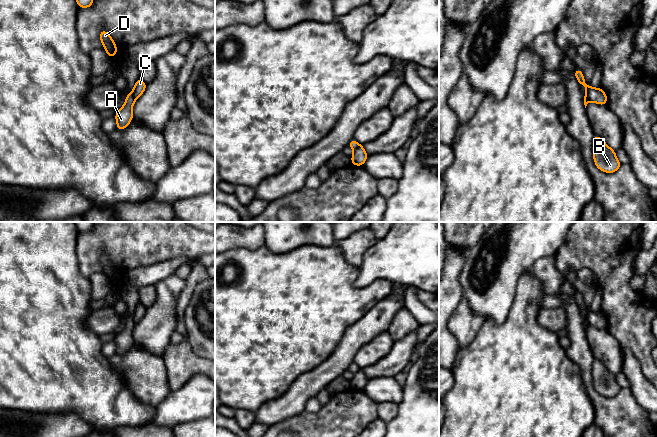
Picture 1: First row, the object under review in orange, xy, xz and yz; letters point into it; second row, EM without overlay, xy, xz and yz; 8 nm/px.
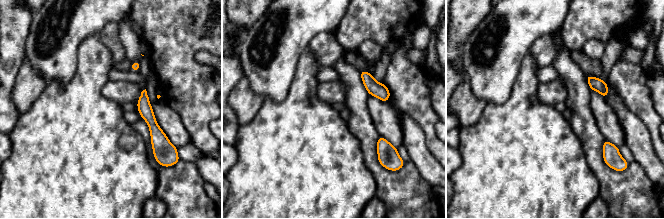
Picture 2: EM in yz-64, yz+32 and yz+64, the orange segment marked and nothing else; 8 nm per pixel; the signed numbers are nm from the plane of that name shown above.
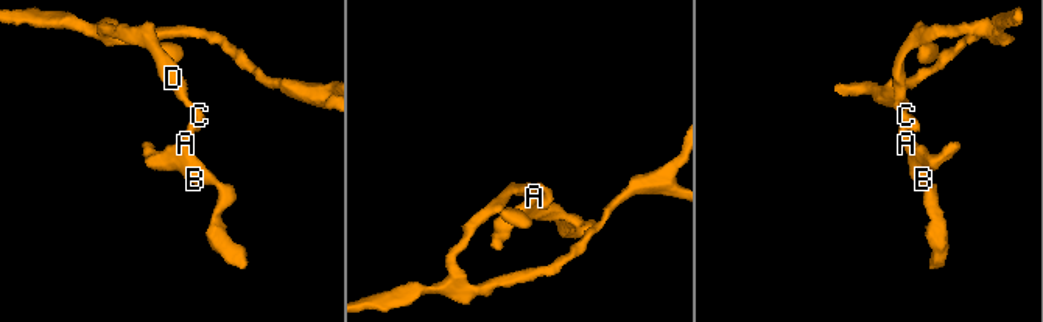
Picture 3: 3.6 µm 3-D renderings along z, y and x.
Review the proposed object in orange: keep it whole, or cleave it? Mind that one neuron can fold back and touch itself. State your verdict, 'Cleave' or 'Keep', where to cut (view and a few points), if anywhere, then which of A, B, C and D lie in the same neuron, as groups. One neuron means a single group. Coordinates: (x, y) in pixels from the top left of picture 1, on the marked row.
Cleave. Split along xy (131, 92), (135, 99). Groups: A B / C D

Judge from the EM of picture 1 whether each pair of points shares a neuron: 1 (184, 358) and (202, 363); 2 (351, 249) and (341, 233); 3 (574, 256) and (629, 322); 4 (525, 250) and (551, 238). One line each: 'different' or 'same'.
1: same
2: different
3: same
4: same

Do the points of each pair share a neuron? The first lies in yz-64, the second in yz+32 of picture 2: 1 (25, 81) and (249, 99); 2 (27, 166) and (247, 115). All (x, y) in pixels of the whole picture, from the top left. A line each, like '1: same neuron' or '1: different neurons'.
1: same neuron
2: different neurons

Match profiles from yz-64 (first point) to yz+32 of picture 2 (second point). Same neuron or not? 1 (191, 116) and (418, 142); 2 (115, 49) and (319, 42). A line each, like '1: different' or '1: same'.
1: different
2: same

